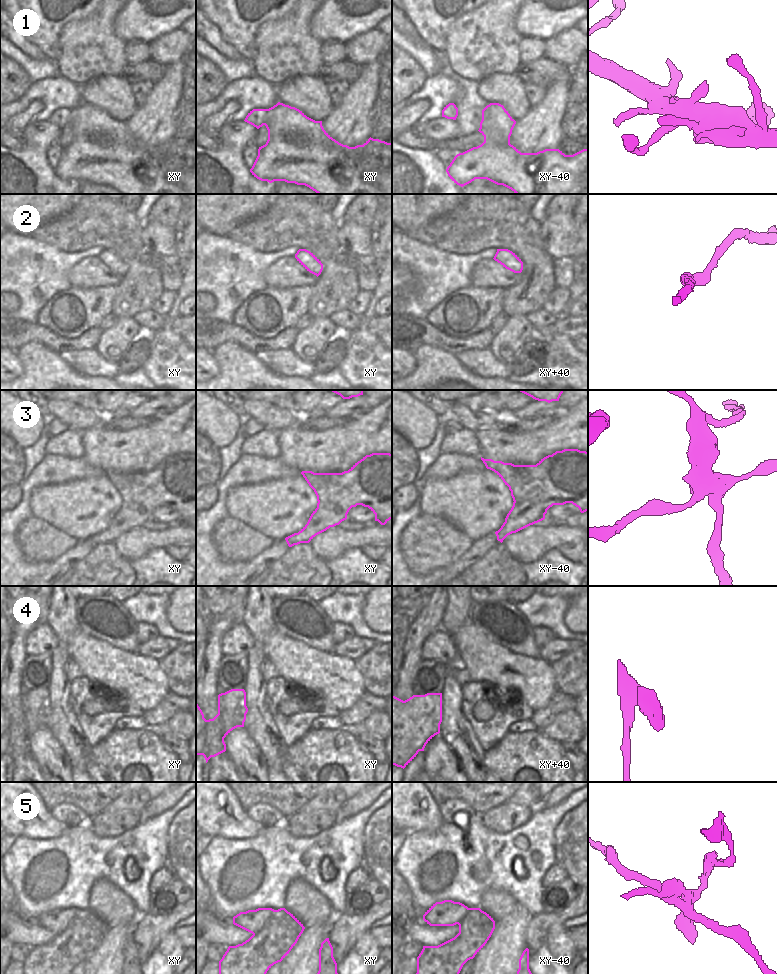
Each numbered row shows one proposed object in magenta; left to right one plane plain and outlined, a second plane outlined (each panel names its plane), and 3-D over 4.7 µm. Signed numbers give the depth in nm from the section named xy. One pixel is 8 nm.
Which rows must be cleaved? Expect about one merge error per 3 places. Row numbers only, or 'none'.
3, 5

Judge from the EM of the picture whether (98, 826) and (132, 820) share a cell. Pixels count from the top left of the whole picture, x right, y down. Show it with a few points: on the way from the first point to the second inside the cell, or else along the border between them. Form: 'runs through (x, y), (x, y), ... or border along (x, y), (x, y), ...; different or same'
runs through (106, 825), (114, 825), (124, 821); same

